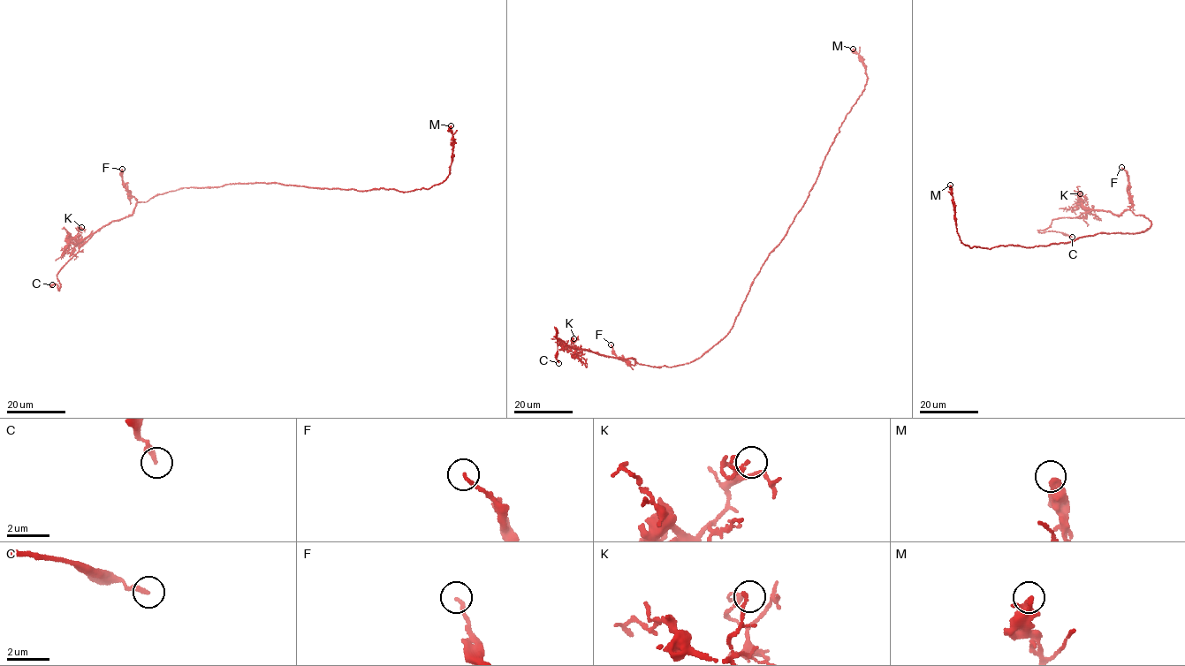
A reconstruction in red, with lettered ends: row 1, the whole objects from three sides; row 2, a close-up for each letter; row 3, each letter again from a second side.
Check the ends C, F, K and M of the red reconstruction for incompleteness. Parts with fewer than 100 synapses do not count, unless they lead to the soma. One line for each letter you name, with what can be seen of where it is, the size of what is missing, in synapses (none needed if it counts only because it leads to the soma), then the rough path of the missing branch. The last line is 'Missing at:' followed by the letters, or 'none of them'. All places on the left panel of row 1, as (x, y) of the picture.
C: (52, 284) | (52, 284), (56, 279), (55, 255), (57, 257)
Missing at: C

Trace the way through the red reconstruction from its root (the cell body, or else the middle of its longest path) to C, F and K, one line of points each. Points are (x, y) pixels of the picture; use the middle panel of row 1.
C: (742, 304), (725, 336), (690, 362), (656, 367), (600, 355), (570, 347), (555, 337), (556, 328), (558, 363)
F: (742, 304), (725, 336), (690, 362), (668, 367), (636, 362), (634, 365), (618, 357), (611, 344)
K: (742, 304), (725, 336), (700, 357), (676, 366), (652, 367), (631, 358), (600, 355), (571, 347), (573, 338)

